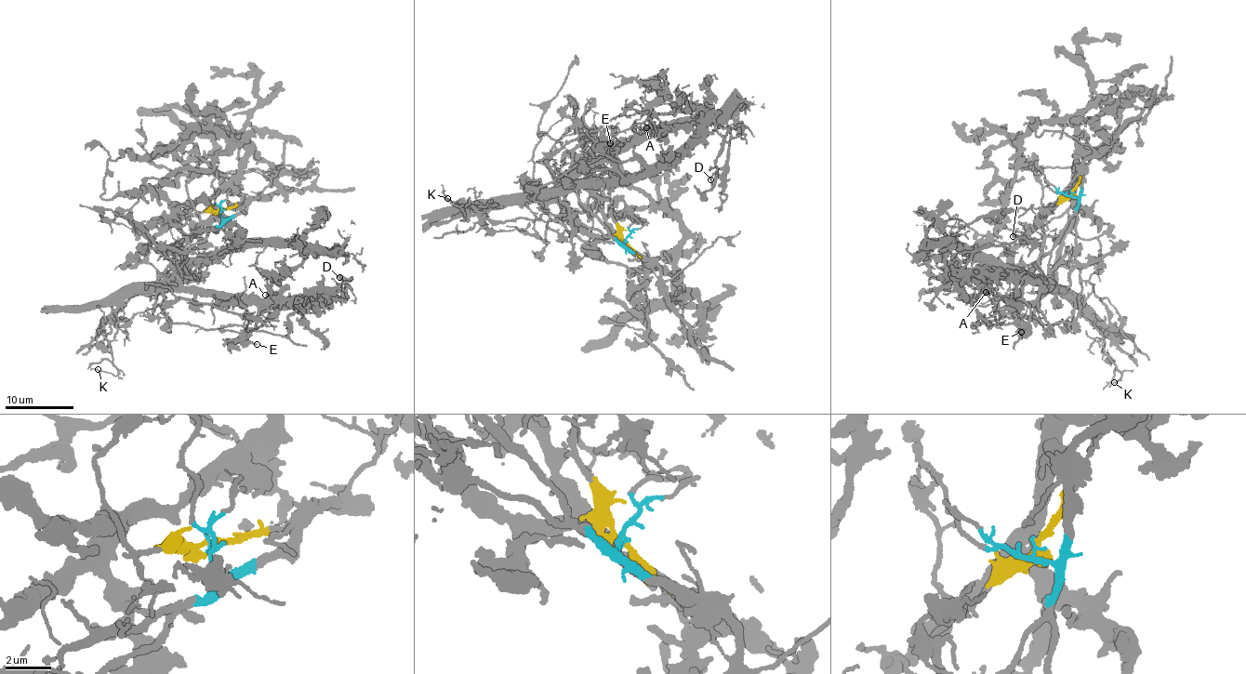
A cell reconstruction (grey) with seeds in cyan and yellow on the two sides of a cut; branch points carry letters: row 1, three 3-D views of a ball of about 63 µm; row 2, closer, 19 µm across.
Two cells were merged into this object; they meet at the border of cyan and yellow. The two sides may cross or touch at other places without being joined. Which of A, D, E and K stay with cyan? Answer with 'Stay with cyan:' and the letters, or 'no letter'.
Stay with cyan: K

